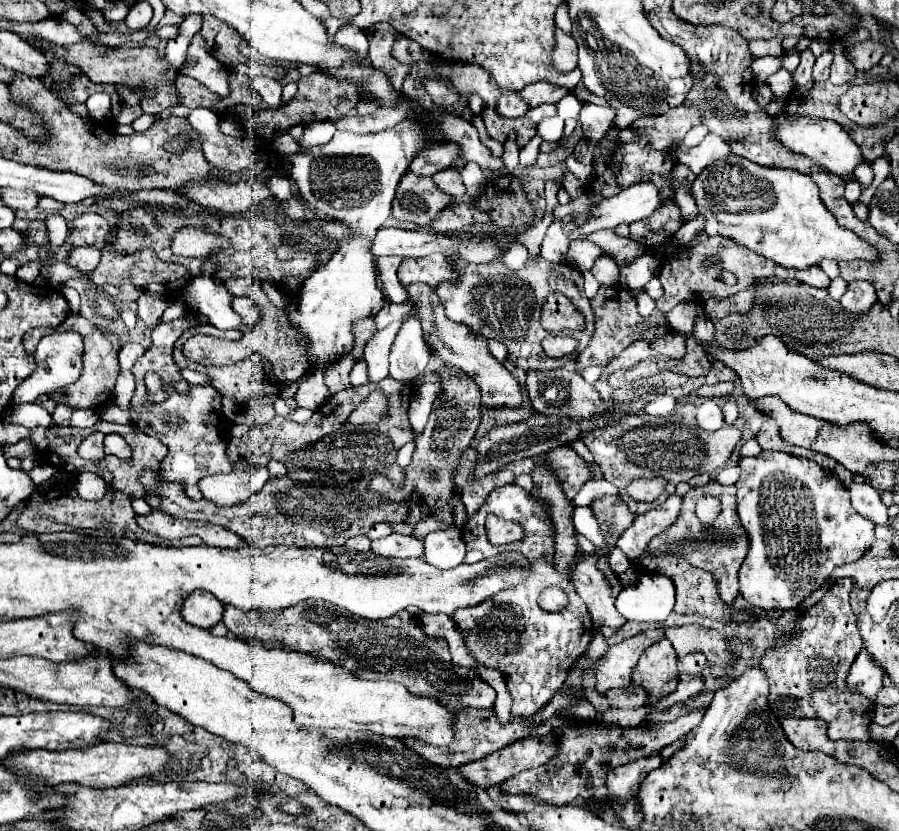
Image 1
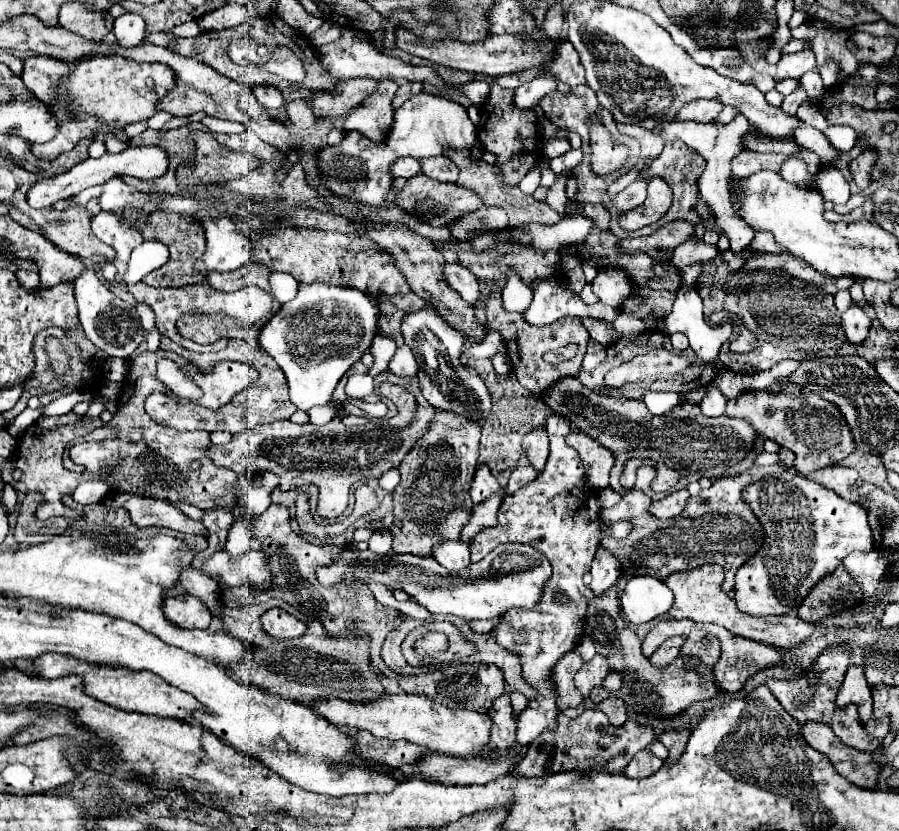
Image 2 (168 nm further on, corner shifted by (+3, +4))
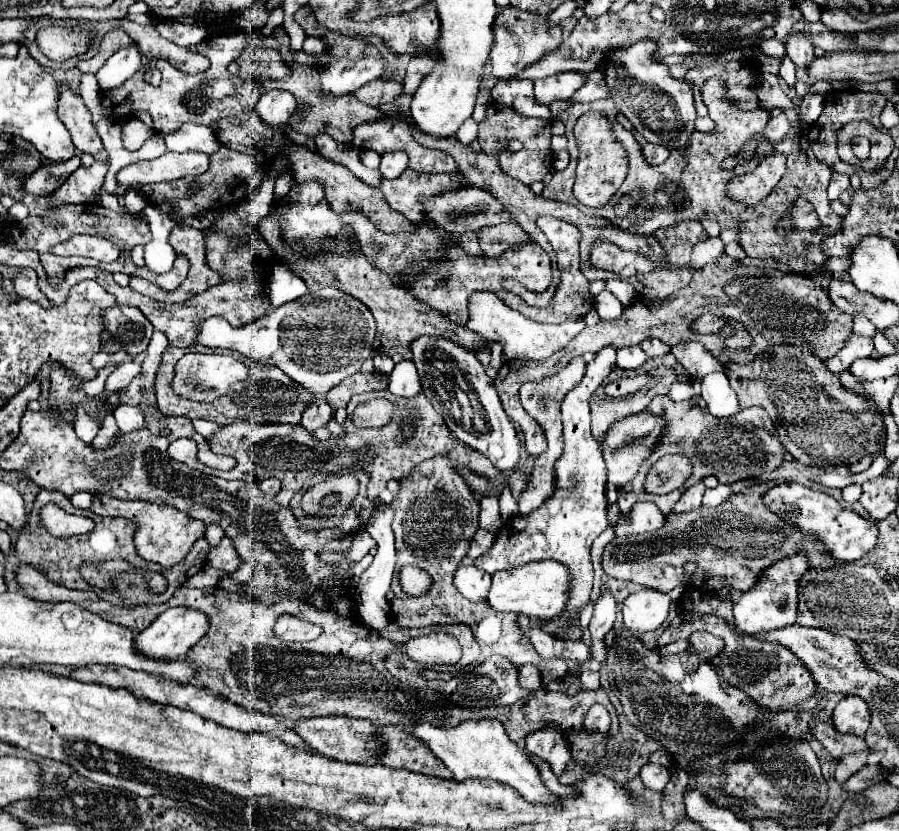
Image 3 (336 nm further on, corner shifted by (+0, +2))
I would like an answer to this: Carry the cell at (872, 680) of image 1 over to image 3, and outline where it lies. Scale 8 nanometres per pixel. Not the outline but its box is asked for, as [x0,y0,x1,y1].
[832,696,870,736]

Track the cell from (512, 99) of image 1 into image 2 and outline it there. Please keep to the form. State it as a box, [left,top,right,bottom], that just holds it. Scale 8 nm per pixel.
[513,76,557,108]

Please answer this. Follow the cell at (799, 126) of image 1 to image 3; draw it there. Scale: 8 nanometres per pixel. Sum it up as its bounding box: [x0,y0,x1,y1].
[602,40,696,146]

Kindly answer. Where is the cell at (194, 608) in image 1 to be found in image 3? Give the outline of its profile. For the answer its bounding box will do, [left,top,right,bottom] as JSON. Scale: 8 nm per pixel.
[136,606,208,660]

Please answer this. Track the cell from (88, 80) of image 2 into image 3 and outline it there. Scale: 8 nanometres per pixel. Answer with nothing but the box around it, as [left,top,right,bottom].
[100,30,258,134]

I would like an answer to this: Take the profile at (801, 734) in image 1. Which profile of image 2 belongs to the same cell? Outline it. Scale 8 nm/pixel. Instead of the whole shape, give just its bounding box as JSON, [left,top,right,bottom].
[801,722,881,788]

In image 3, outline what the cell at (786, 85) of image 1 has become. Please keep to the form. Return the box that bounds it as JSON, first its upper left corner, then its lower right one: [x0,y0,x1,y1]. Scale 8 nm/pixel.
[784,34,814,70]

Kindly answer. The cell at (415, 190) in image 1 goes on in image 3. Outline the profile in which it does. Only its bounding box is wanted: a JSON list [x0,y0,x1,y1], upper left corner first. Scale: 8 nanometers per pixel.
[424,186,512,232]

